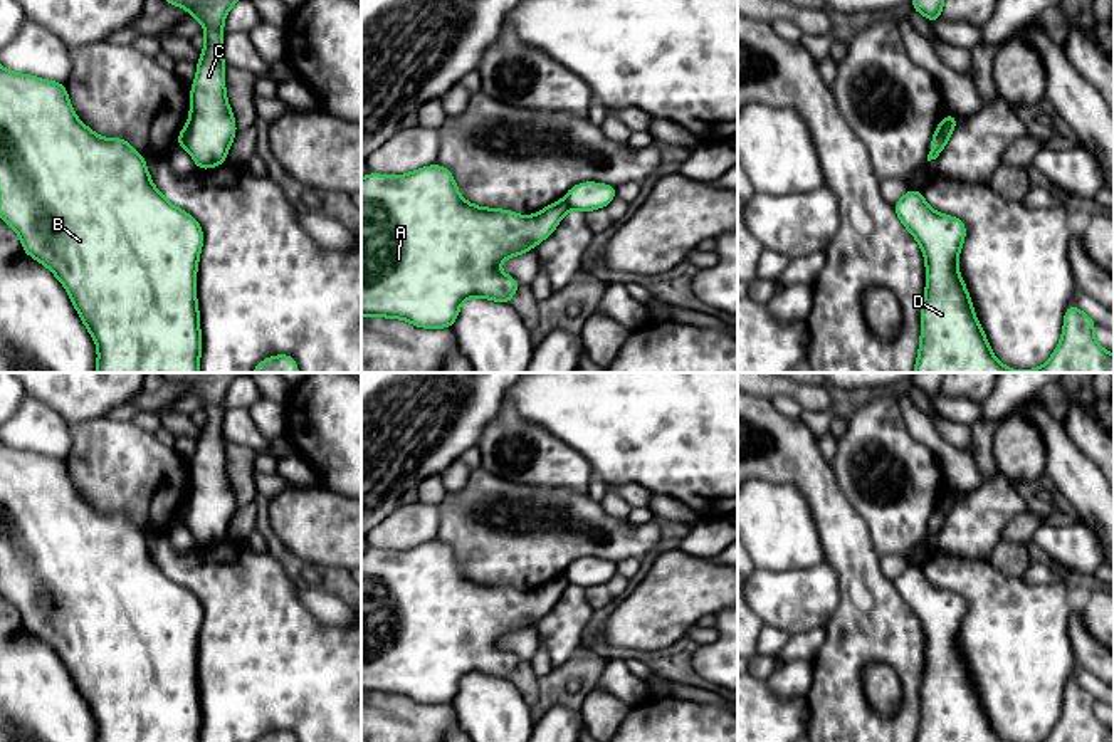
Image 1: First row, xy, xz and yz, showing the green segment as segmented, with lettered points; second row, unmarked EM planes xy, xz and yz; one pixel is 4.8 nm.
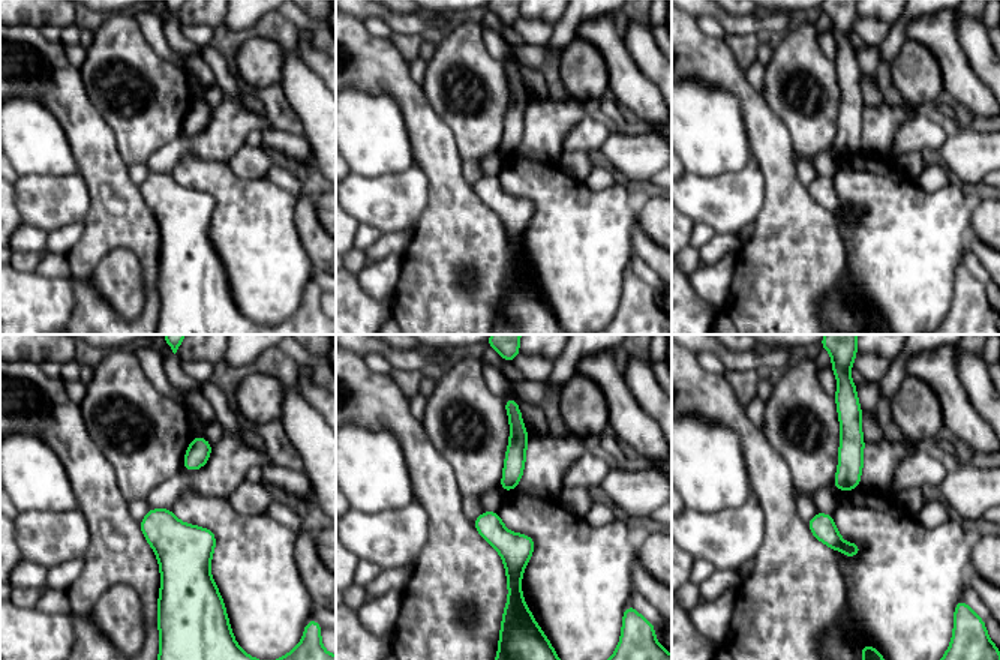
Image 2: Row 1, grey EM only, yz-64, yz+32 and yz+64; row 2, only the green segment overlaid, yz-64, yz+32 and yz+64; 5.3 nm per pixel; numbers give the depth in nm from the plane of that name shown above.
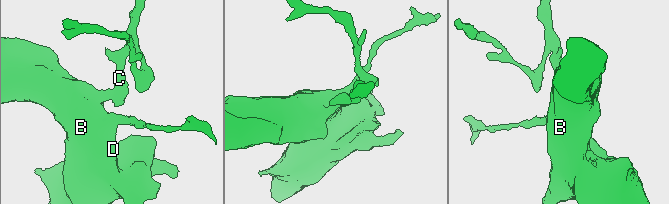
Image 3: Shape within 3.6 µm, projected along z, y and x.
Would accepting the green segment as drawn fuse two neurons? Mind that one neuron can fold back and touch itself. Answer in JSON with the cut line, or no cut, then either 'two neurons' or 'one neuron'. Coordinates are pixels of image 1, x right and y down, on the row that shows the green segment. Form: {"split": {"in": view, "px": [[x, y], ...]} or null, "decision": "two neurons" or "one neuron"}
{"split": {"in": "yz", "px": [[950, 114], [941, 125], [945, 140]]}, "decision": "two neurons"}

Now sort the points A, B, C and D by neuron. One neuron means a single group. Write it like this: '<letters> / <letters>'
A B D / C

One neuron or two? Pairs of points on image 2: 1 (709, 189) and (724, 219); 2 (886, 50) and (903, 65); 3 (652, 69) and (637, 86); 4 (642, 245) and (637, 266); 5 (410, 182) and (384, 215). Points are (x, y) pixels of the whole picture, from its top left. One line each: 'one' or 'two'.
1: one
2: two
3: two
4: two
5: one

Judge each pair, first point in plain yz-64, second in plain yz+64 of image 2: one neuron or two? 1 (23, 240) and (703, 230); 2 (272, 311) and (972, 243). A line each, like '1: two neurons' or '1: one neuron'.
1: one neuron
2: two neurons

